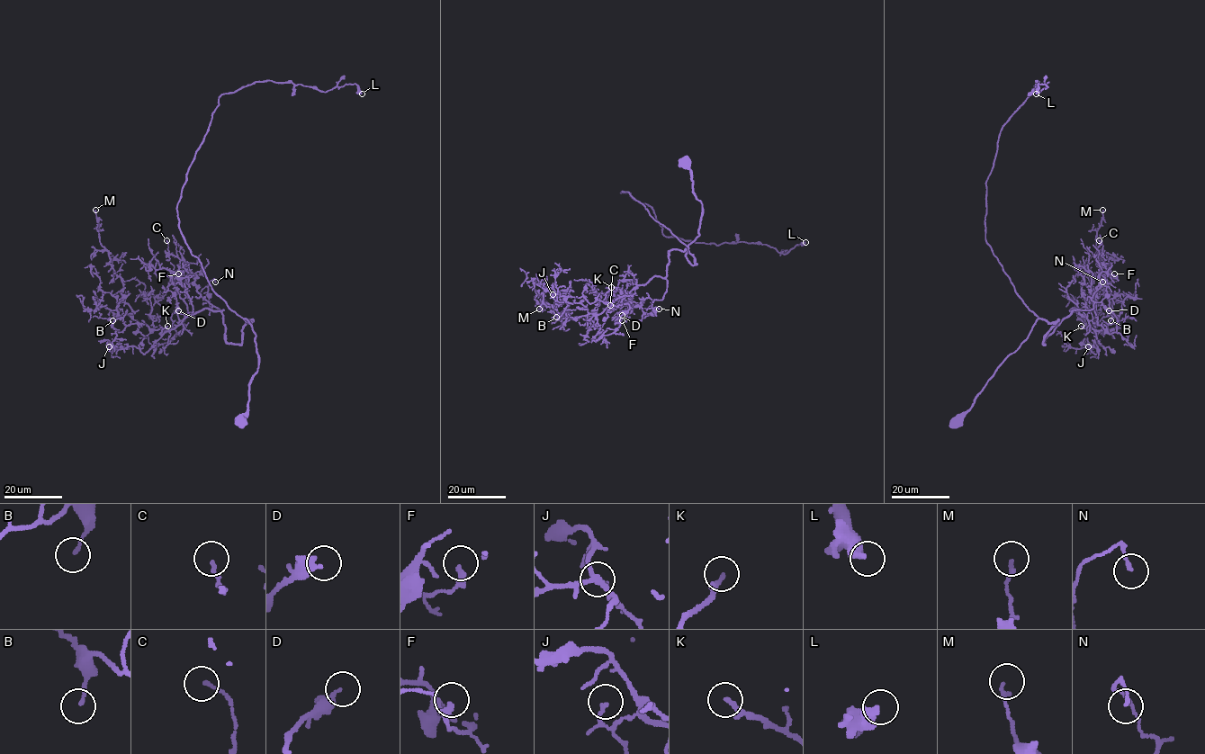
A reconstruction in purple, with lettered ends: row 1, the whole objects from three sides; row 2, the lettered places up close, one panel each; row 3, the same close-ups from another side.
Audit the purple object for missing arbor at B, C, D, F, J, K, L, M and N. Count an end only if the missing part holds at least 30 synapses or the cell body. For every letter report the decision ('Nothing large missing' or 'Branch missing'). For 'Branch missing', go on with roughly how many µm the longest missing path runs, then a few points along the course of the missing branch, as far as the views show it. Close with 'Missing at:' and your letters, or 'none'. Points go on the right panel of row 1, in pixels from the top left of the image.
B: Nothing large missing
C: Nothing large missing
D: Nothing large missing
F: Nothing large missing
J: Nothing large missing
K: Nothing large missing
L: Nothing large missing
M: Nothing large missing
N: Nothing large missing
Missing at: none

